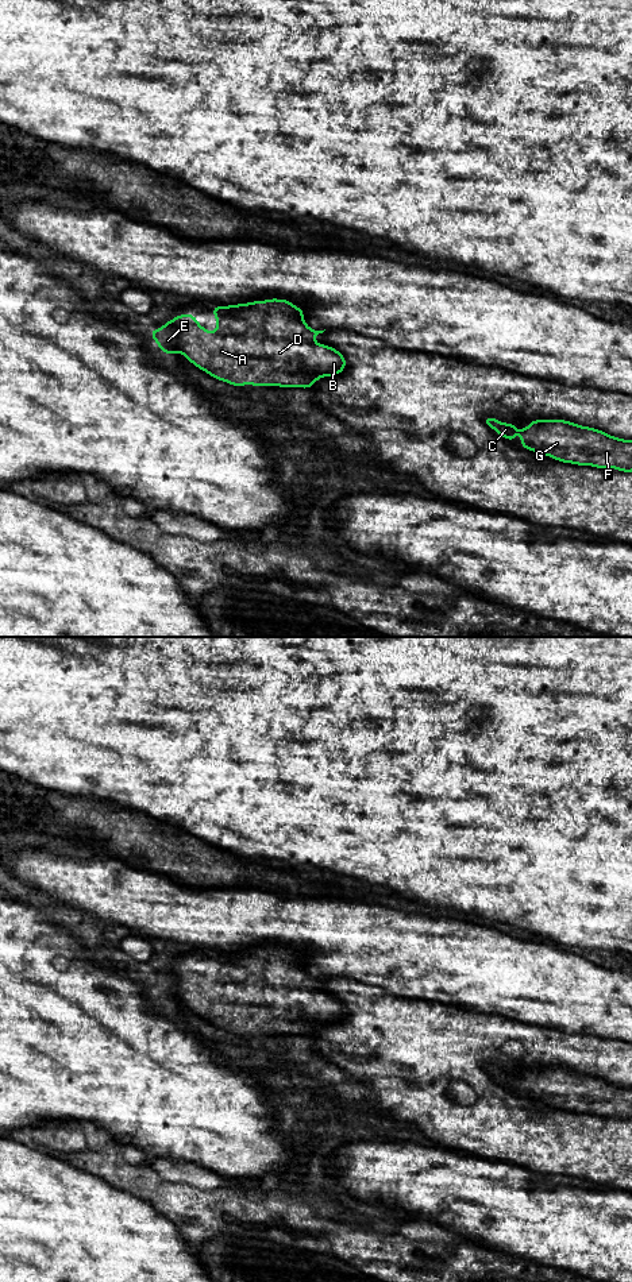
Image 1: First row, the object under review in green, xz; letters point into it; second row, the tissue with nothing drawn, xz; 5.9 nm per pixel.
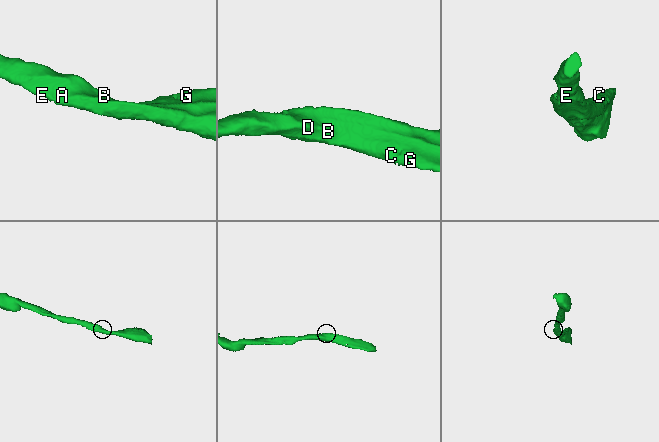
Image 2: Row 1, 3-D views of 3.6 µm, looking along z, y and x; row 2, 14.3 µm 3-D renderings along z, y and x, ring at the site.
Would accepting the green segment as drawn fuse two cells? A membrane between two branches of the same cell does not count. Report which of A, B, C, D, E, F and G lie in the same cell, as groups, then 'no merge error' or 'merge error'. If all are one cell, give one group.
A B C D E F G | no merge error

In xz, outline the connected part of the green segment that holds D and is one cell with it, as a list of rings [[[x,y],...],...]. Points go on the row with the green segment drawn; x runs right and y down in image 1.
[[[271,298],[248,304],[213,306],[211,310],[216,316],[216,332],[207,331],[192,313],[188,313],[176,316],[159,329],[149,331],[149,333],[162,352],[169,356],[173,352],[180,352],[197,368],[232,386],[253,385],[309,389],[319,378],[335,377],[346,368],[346,358],[338,350],[313,341],[324,331],[311,329],[304,321],[302,309],[293,306],[289,300]]]

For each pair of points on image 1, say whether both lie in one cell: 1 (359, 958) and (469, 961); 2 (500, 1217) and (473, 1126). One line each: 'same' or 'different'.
1: same
2: different

